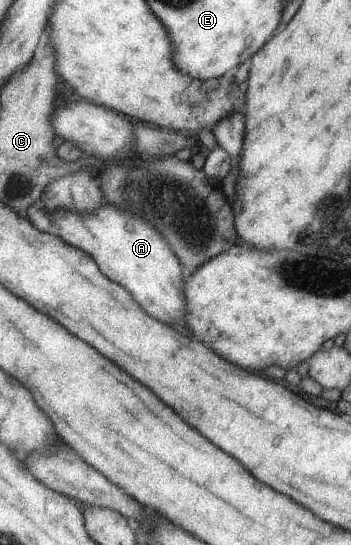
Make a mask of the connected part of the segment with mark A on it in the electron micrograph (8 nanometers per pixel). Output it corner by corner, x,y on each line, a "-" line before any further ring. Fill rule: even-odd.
107,203
94,212
83,214
59,210
48,216
48,219
59,227
61,241
90,255
99,271
107,279
127,289
147,314
171,327
175,323
183,325
186,297
182,265
163,236
149,222
141,216
119,212
115,206

